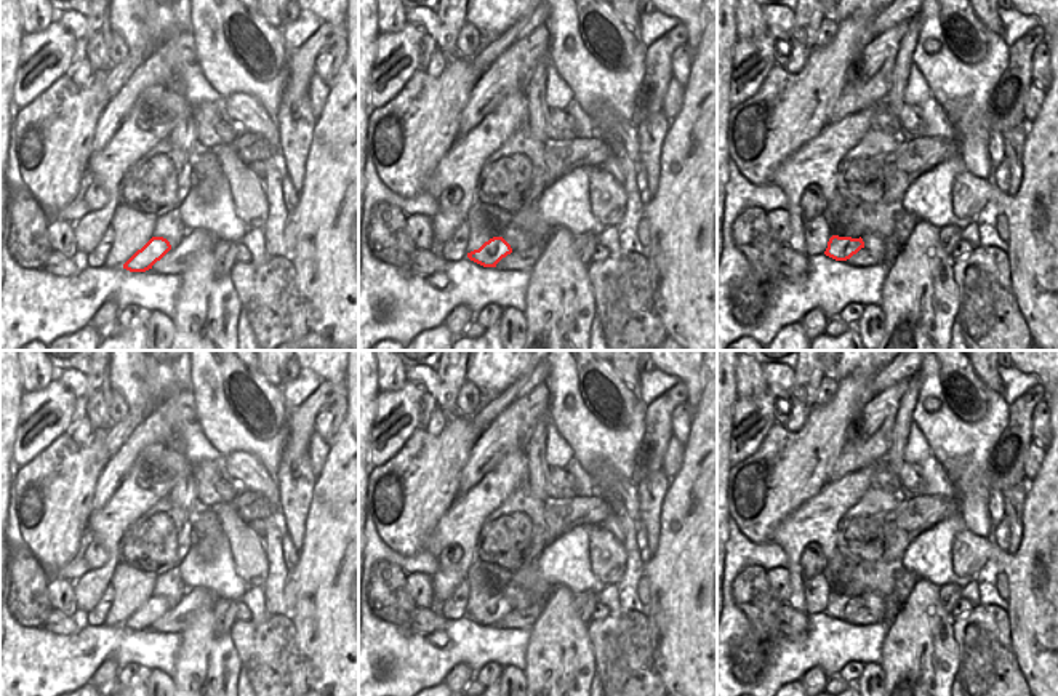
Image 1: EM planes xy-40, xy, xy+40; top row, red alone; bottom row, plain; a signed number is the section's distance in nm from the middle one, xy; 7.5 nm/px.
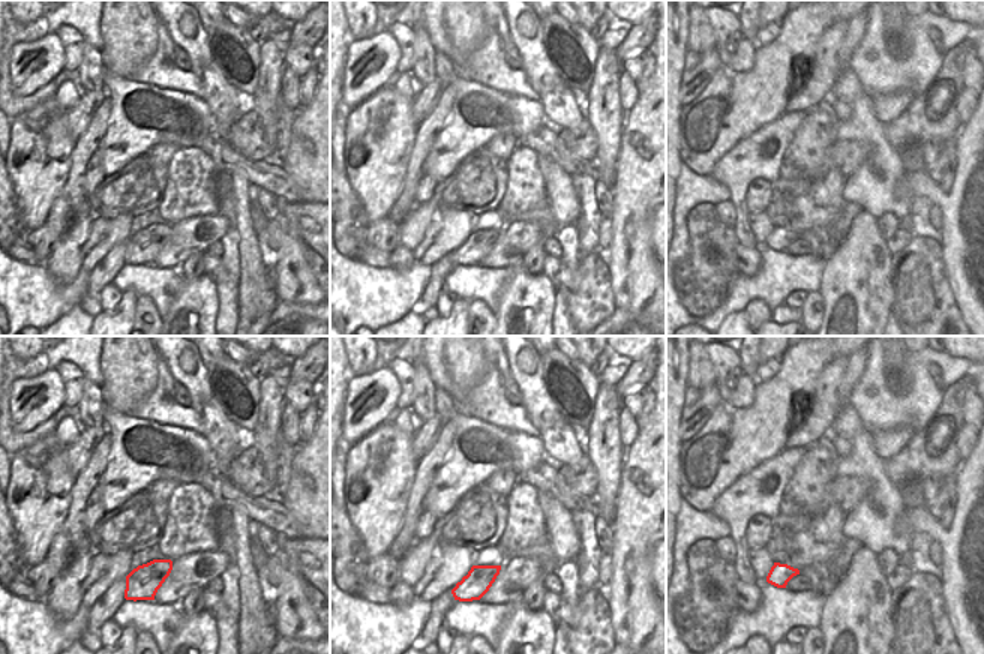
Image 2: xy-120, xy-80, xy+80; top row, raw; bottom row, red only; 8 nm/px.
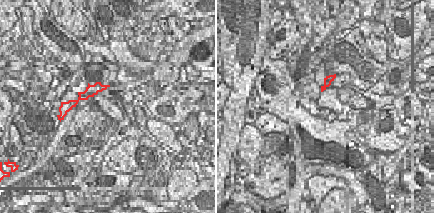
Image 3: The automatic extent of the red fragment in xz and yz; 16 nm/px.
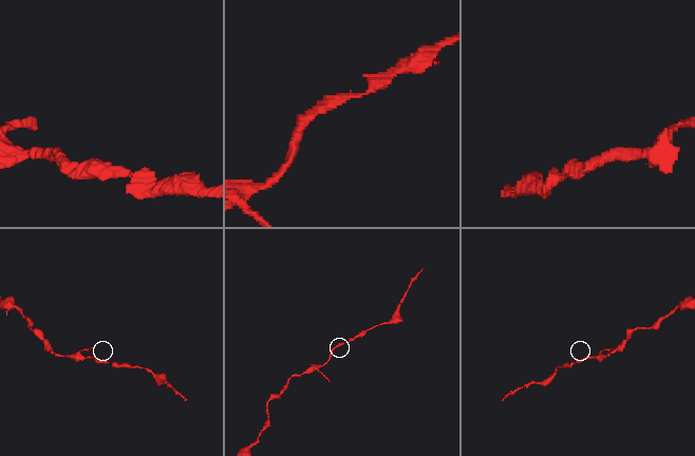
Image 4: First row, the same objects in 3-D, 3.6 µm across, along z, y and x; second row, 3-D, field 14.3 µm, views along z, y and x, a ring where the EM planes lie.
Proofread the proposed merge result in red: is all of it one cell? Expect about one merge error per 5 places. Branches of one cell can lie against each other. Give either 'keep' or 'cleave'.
keep

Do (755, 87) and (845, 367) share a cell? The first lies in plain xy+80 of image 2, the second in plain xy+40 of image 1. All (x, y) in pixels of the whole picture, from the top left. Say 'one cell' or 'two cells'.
two cells

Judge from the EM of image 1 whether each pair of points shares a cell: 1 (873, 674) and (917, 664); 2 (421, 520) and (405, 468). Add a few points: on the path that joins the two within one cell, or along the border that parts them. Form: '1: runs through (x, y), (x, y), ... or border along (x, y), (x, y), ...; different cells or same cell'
1: border along (879, 664), (885, 679); different cells
2: runs through (408, 508), (408, 480); same cell

